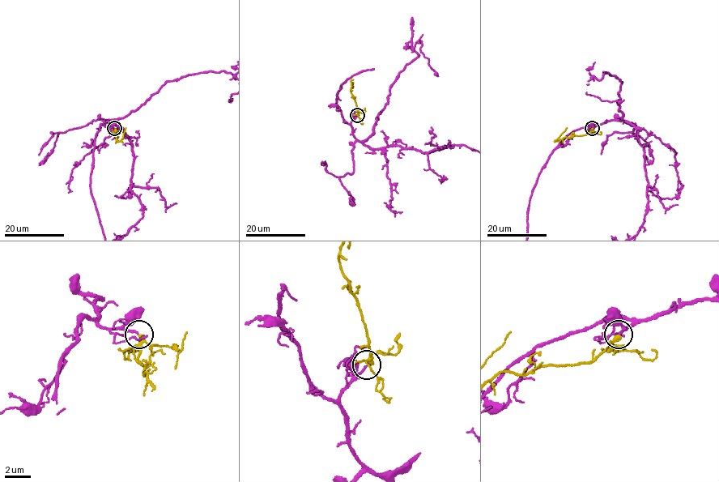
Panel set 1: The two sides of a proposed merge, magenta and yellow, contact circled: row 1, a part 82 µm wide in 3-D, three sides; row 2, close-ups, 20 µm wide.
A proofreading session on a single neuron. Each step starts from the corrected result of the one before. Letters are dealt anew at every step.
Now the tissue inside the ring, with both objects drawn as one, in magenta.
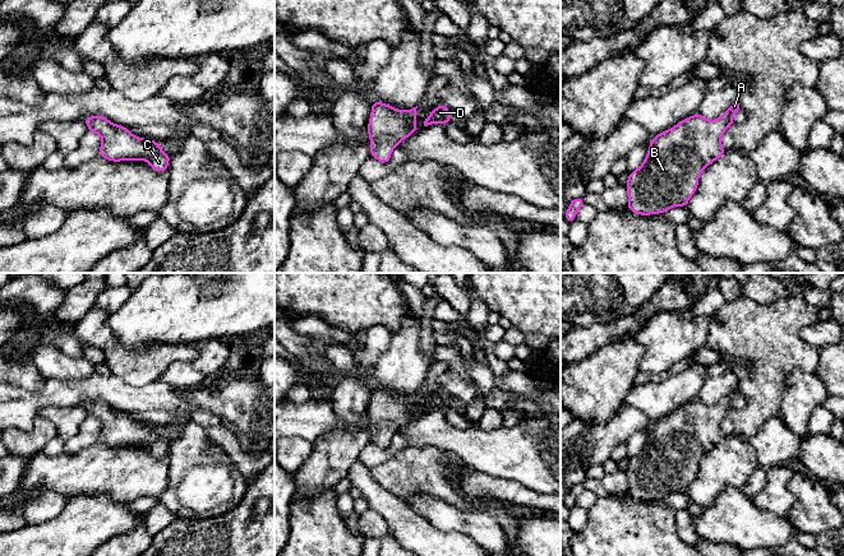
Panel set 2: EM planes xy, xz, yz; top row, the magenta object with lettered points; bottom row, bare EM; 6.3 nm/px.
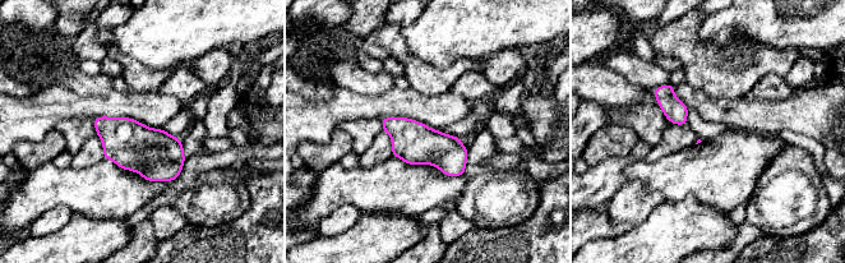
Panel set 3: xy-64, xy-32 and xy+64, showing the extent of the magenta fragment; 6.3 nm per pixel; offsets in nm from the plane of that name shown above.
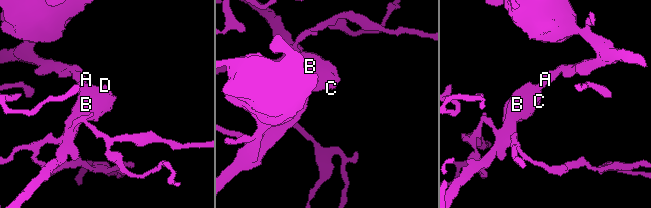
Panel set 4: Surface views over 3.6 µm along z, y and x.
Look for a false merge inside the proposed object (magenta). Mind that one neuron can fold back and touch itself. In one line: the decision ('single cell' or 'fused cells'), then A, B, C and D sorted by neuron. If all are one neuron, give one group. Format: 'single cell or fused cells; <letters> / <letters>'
single cell; A B C D

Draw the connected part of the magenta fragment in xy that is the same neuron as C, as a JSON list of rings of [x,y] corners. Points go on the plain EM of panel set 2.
[[[102,400],[83,403],[83,407],[102,425],[98,441],[111,448],[147,446],[156,458],[167,457],[171,441],[161,435],[158,427],[135,422],[126,412],[116,411]]]

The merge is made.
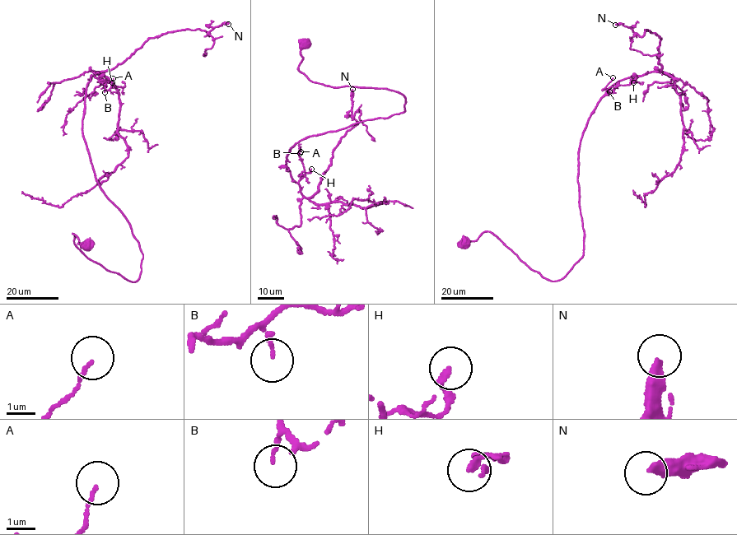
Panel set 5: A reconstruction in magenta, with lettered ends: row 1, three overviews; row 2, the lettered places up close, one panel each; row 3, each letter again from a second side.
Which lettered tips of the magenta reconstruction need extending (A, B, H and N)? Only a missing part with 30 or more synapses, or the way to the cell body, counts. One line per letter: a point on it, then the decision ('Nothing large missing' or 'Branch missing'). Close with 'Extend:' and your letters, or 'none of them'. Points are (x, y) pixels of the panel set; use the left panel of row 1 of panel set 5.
A: Place: (113, 78). Nothing large missing
B: Place: (104, 92). Nothing large missing
H: Place: (112, 82). Nothing large missing
N: Place: (228, 24). Branch missing
Extend: N

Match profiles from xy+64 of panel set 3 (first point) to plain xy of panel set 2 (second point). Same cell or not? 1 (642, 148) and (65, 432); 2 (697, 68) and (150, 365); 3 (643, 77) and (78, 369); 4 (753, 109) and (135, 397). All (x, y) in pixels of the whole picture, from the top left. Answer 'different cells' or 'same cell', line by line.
1: different cells
2: same cell
3: same cell
4: same cell

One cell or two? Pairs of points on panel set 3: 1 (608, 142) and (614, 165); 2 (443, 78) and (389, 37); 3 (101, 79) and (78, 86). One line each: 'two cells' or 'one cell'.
1: two cells
2: one cell
3: one cell

